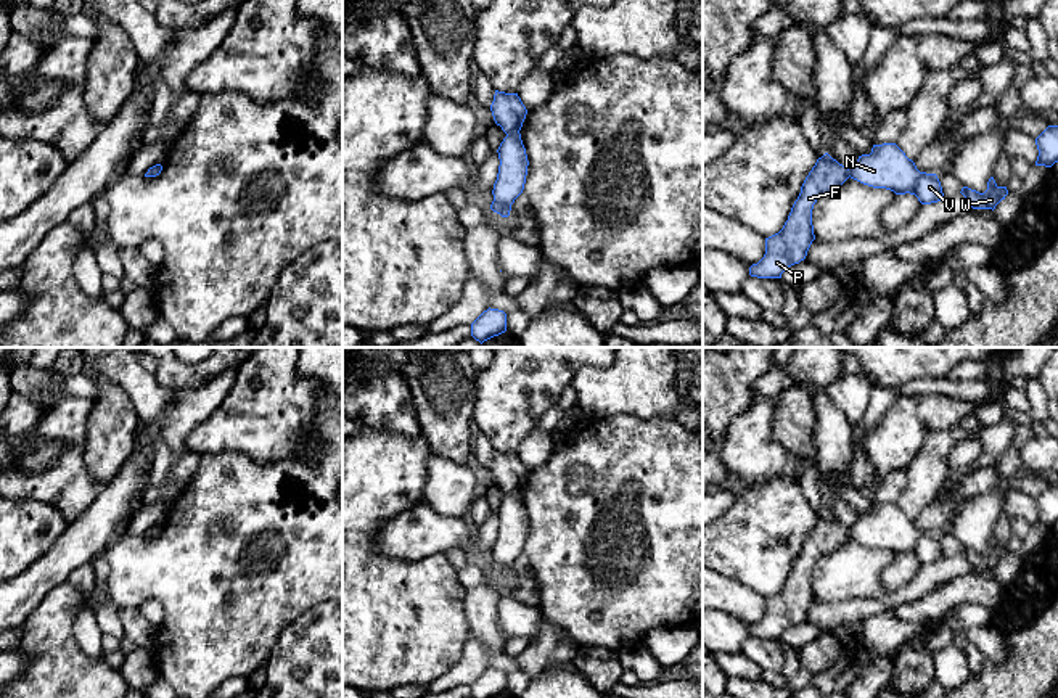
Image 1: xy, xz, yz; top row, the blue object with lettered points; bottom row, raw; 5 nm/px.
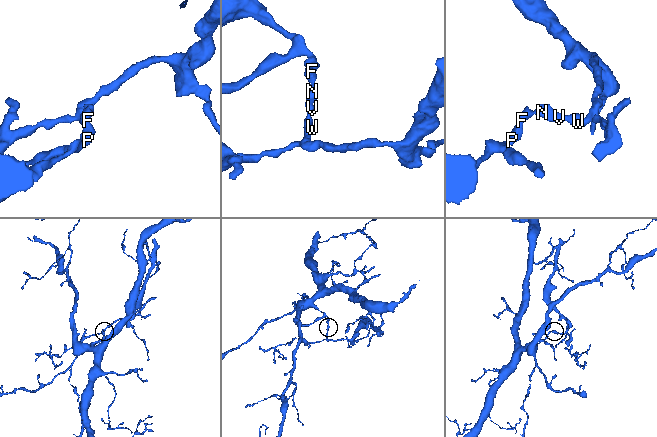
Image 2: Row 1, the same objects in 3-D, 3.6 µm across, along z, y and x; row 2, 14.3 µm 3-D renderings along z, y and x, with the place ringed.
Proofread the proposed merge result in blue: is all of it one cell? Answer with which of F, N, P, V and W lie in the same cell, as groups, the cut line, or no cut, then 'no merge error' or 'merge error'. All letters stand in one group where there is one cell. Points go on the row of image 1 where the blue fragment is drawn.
groups F P / N V W; cut xz (518, 131), (507, 135); merge error

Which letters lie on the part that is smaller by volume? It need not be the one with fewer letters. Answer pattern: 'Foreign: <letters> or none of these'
Foreign: N, V, W

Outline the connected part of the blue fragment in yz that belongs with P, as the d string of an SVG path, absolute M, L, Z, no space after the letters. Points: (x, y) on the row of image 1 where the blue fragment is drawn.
M828 153L817 159L806 177L783 228L765 238L764 257L749 267L757 278L781 278L781 273L806 259L815 240L812 209L822 195L831 193L849 179L849 170Z

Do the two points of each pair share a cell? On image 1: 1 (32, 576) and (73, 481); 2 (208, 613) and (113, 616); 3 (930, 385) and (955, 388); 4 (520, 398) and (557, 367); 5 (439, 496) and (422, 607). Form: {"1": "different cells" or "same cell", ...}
{"1": "different cells", "2": "different cells", "3": "same cell", "4": "same cell", "5": "different cells"}

